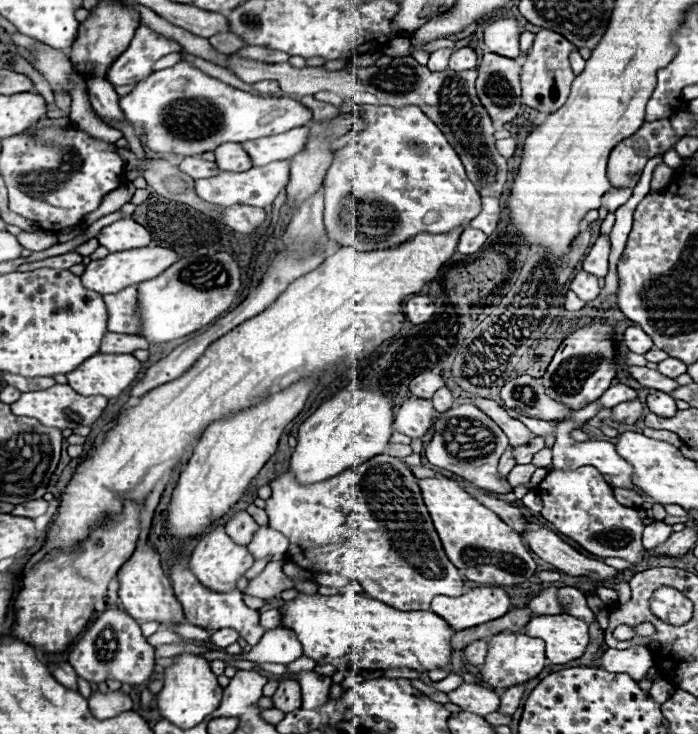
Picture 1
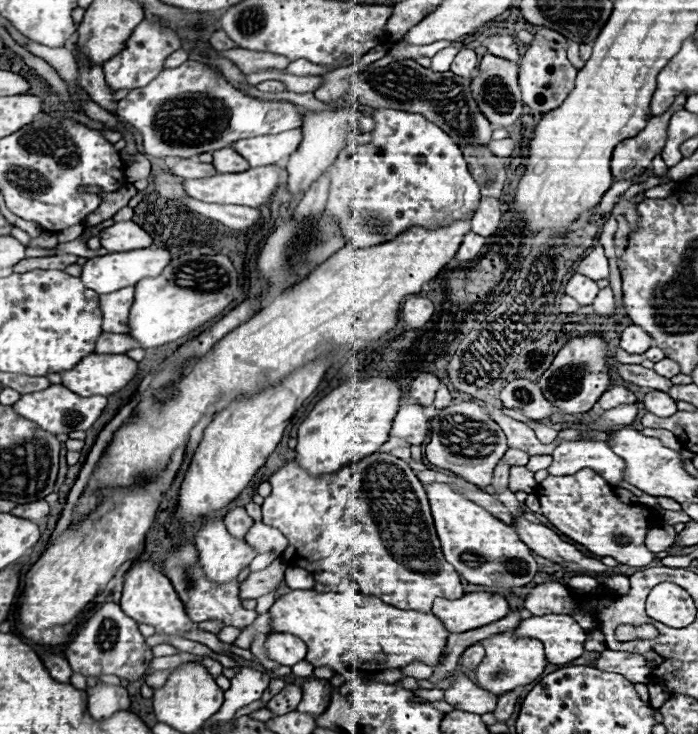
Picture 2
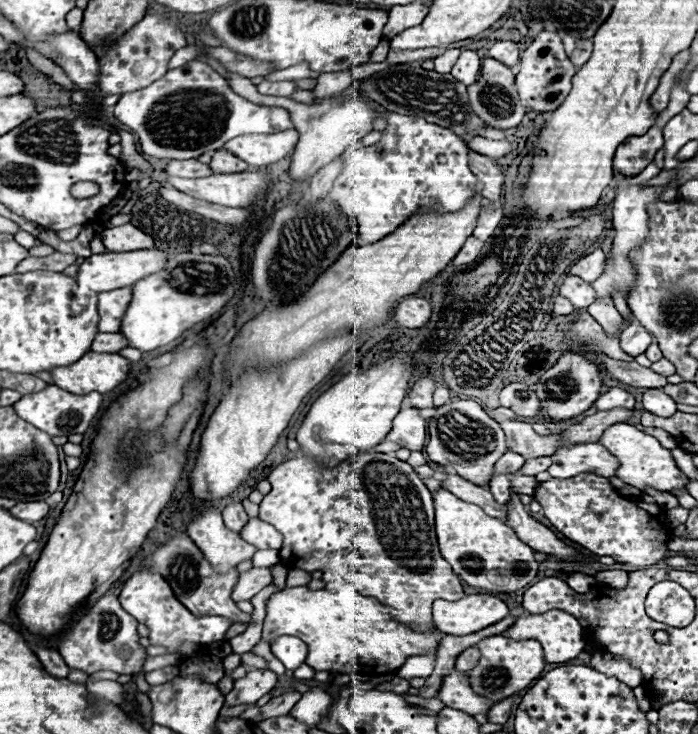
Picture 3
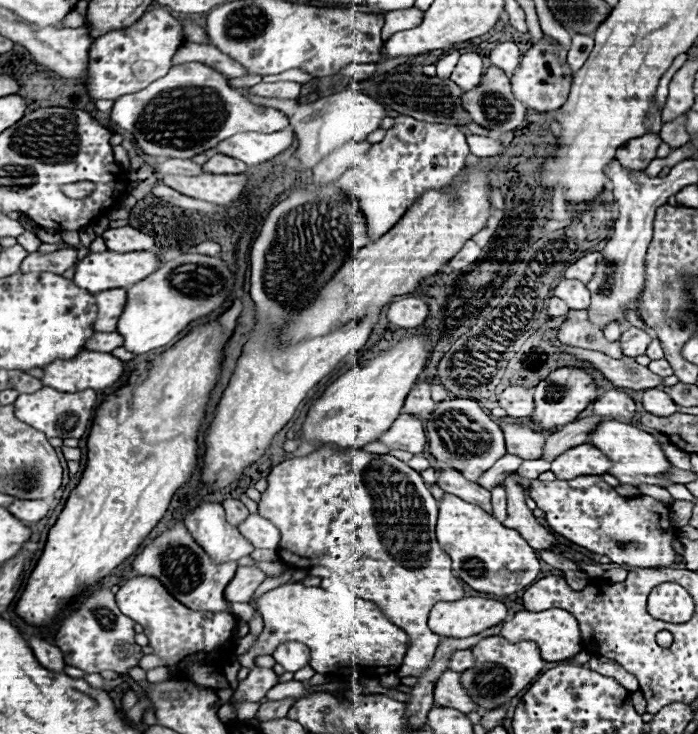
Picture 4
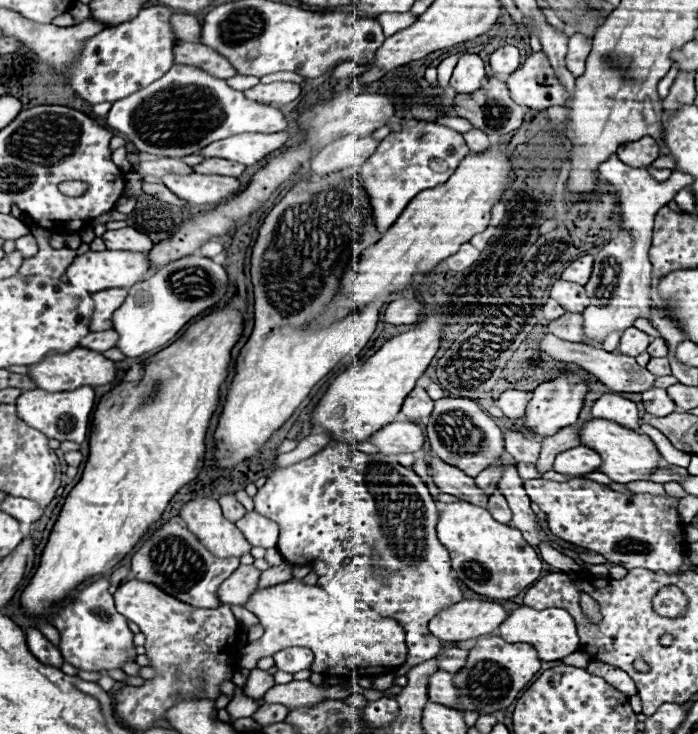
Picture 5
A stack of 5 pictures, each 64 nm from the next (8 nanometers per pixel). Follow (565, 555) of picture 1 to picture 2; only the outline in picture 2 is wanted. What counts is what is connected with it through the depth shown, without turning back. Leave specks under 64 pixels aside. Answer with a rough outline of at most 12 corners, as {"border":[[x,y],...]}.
{"border":[[514,516],[520,540],[530,550],[568,570],[604,574],[588,558],[554,530]]}

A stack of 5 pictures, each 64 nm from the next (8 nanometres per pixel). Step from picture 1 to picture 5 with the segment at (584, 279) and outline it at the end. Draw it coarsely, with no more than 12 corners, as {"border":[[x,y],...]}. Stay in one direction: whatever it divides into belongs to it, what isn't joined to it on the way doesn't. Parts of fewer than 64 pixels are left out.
{"border":[[558,280],[550,288],[566,312],[590,304],[584,286]]}

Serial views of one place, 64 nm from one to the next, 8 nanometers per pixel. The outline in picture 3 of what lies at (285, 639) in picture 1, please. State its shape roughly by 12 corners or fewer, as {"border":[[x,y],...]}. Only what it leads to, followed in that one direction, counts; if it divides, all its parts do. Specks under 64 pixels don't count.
{"border":[[278,638],[272,654],[296,670],[308,656],[300,638]]}

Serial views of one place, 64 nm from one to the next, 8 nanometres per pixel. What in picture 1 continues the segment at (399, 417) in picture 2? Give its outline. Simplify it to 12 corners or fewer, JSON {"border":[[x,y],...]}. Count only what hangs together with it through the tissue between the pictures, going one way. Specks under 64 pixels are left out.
{"border":[[408,398],[394,432],[422,438],[432,426],[432,402]]}

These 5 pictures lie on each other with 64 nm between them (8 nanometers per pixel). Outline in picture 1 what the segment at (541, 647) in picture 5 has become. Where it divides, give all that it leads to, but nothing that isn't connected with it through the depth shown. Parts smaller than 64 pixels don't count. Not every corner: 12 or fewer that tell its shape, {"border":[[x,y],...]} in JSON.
{"border":[[534,616],[522,634],[546,642],[566,664],[588,646],[588,626],[570,616]]}

